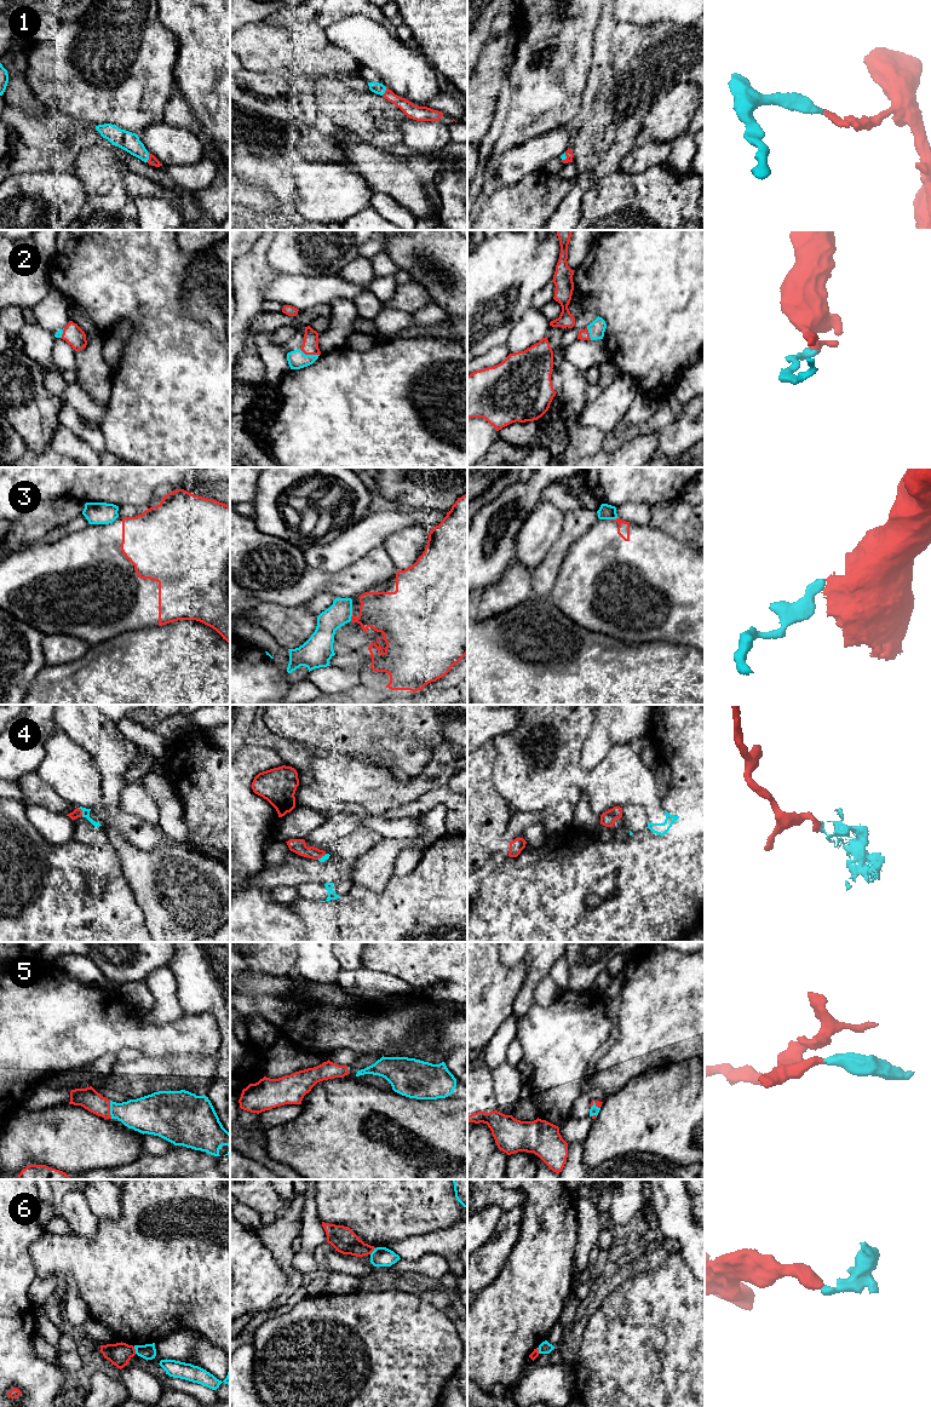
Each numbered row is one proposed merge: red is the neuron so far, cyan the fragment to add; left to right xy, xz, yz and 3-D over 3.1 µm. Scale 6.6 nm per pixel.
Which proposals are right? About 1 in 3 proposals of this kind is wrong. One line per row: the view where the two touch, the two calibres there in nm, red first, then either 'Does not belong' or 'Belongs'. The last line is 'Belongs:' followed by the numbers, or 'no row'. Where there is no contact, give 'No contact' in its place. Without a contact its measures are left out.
1: Touches red in xy. Thickness 60 nm (red) against 130 nm. Belongs
2: Touches red in xz. Thickness 110 nm (red) against 120 nm. Belongs
3: Touches red in xz. Thickness 280 nm (red) against 160 nm. Does not belong
4: Touches red in xy. Thickness 60 nm (red) against 50 nm. Does not belong
5: Touches red in xy. Thickness 140 nm (red) against 240 nm. Belongs
6: Touches red in xy. Thickness 150 nm (red) against 110 nm. Does not belong
Belongs: 1, 2, 5

